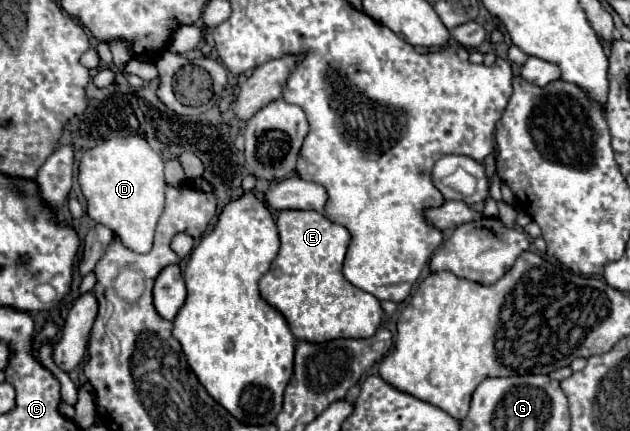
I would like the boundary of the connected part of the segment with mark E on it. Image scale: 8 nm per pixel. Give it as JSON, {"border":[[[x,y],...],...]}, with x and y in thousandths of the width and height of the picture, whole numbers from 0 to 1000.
{"border":[[[448,487],[438,520],[444,538],[444,585],[413,650],[413,687],[454,738],[470,789],[511,798],[533,784],[587,784],[606,747],[606,715],[603,696],[559,664],[543,640],[543,608],[556,561],[552,534],[498,487]]]}

